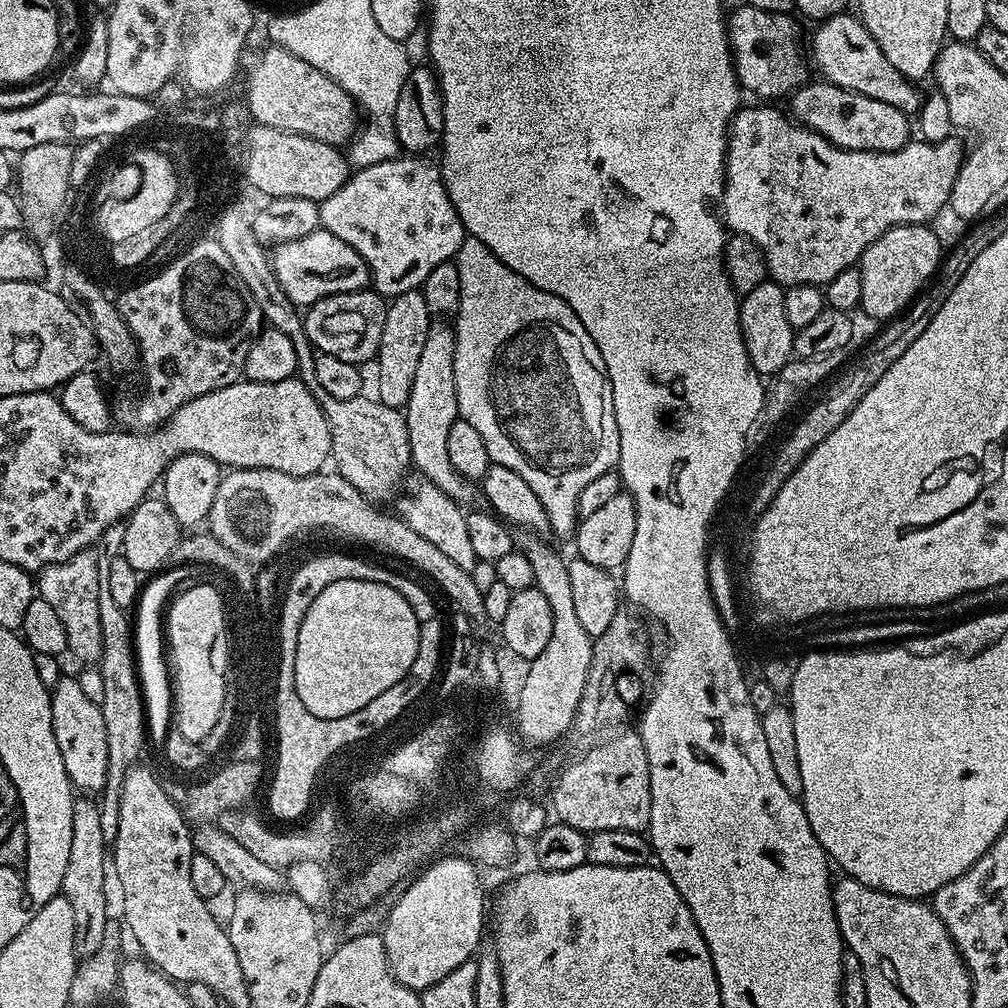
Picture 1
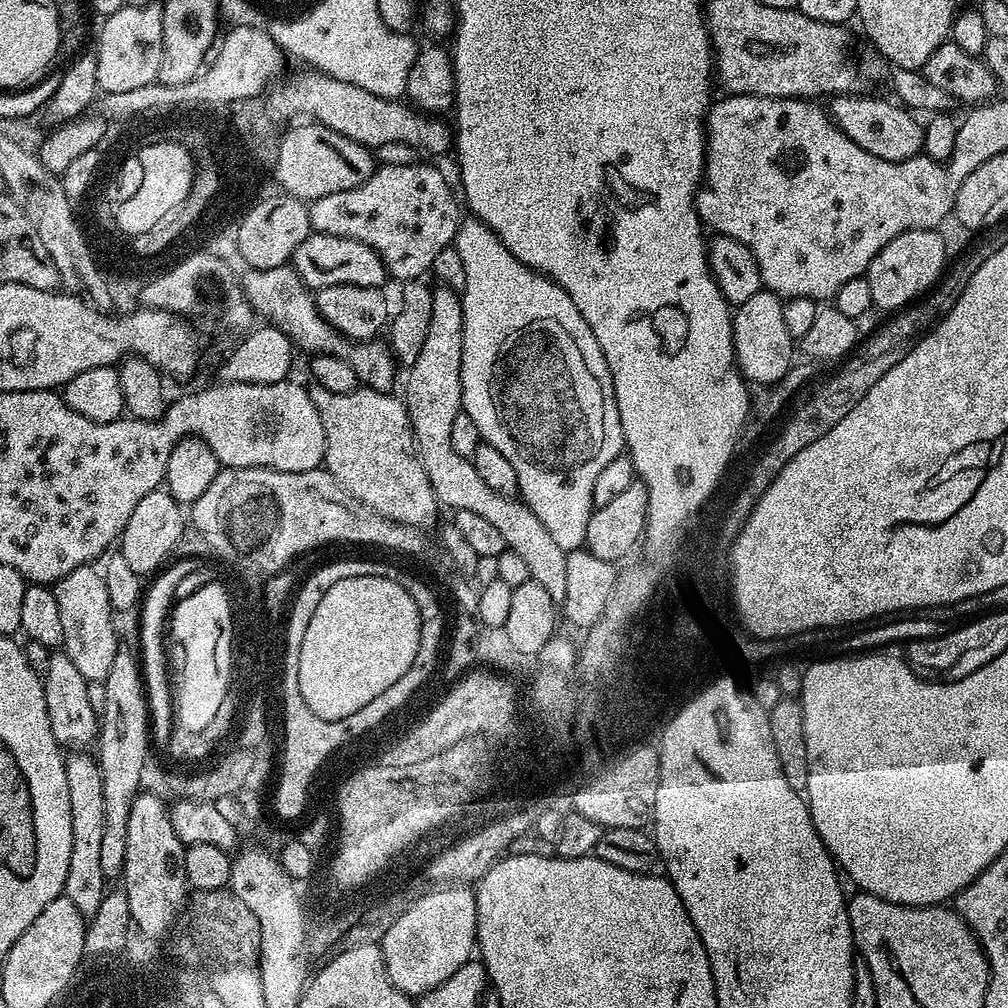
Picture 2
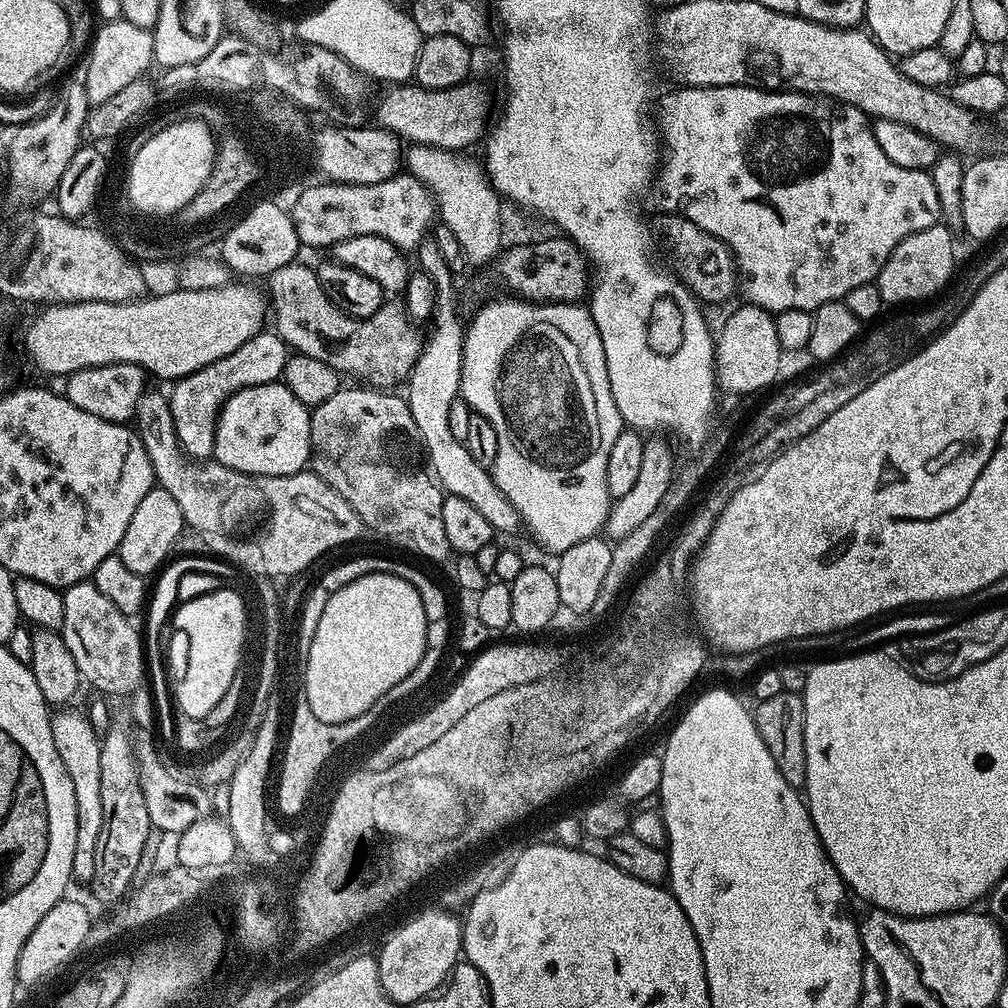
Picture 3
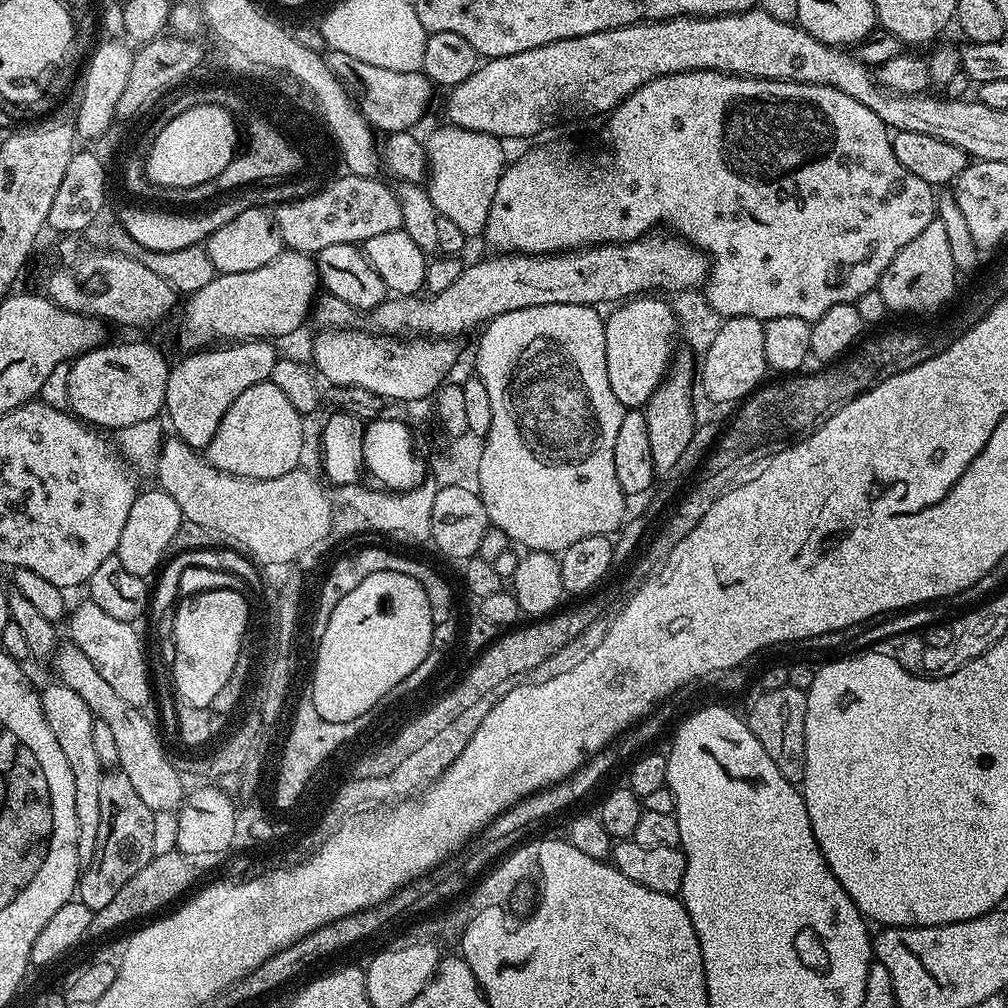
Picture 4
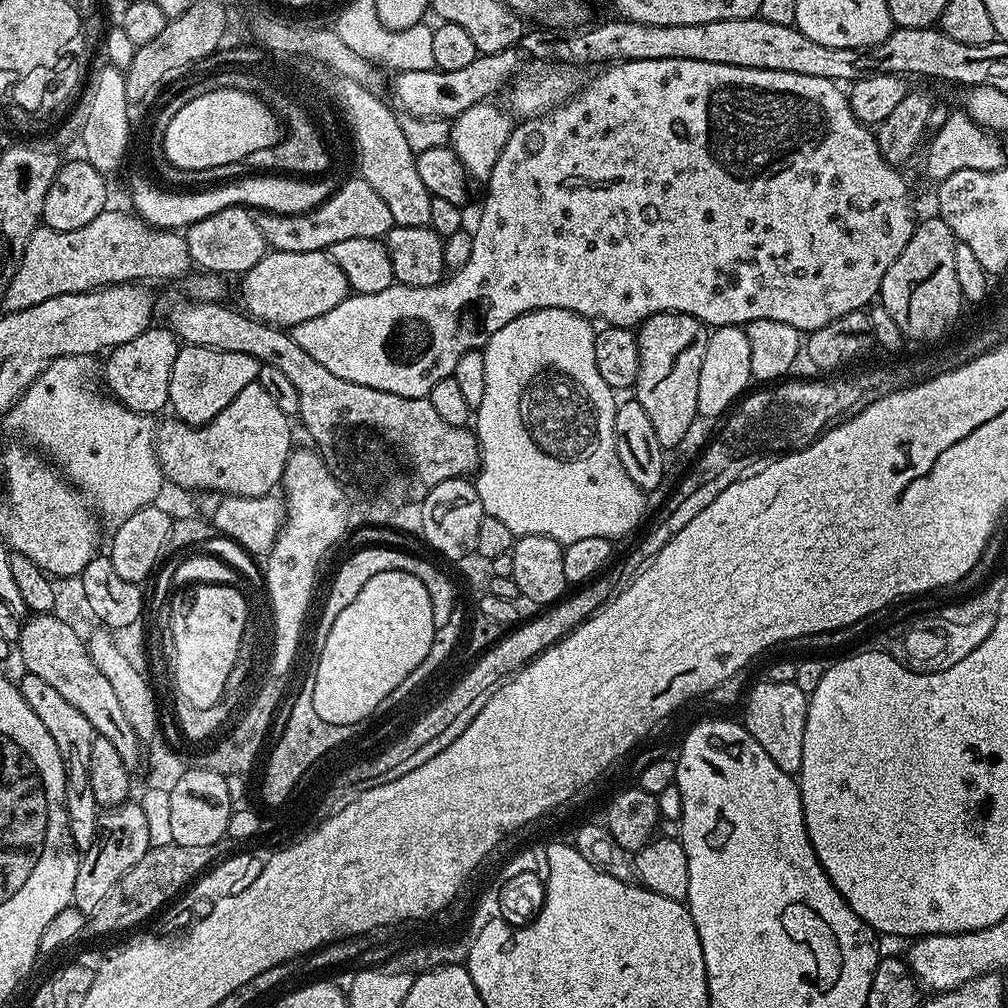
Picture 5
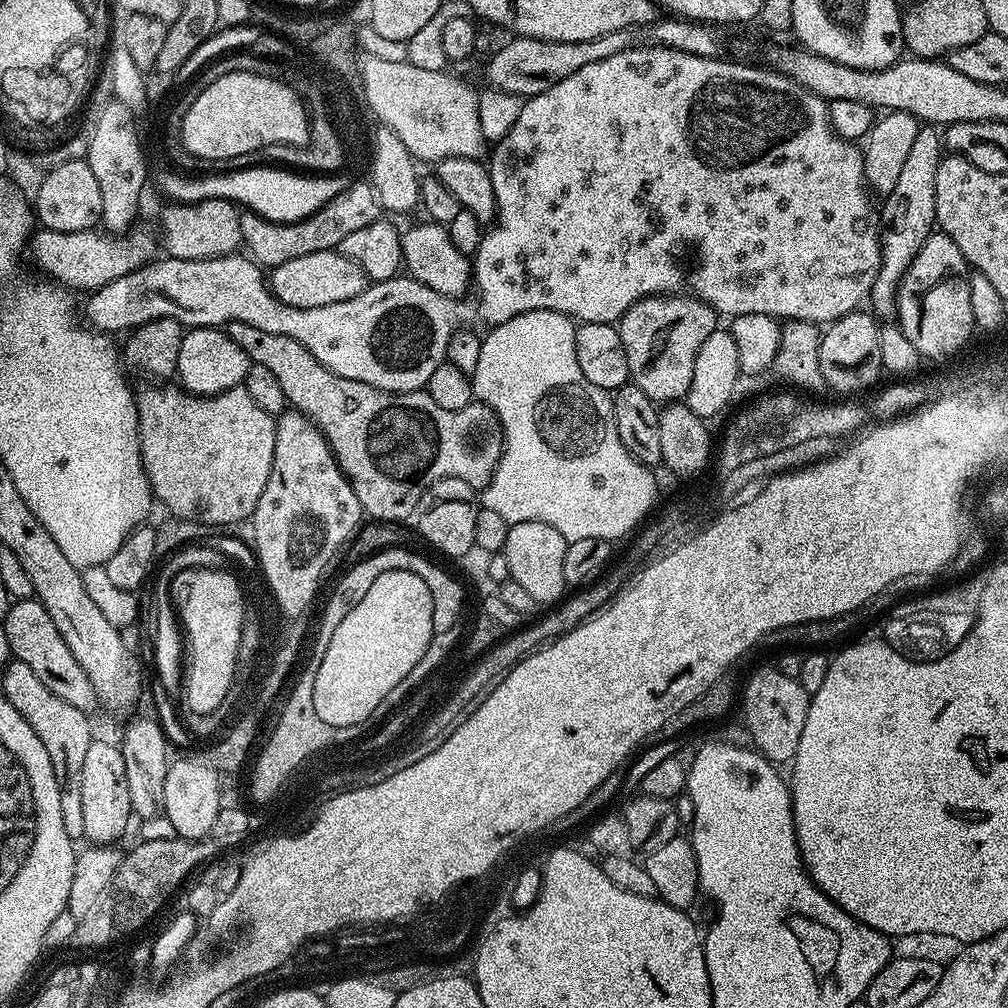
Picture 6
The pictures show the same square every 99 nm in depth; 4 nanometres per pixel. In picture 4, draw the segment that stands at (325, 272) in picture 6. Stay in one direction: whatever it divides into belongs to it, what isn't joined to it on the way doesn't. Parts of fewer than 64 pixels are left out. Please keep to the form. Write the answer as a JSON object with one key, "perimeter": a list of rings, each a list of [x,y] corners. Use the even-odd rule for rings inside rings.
{"perimeter":[[[282,250],[274,262],[266,262],[266,266],[258,266],[258,270],[216,274],[206,286],[185,299],[188,301],[180,316],[180,344],[184,350],[200,350],[213,342],[288,336],[303,326],[307,316],[309,319],[320,287],[315,259],[291,250]]]}

